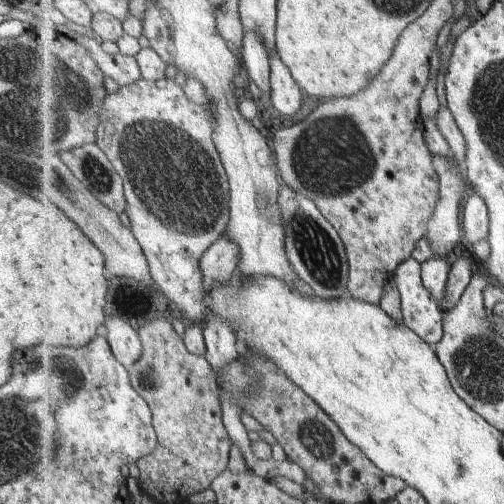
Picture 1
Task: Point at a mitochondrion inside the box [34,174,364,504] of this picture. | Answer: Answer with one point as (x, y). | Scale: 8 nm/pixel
(316, 250)

